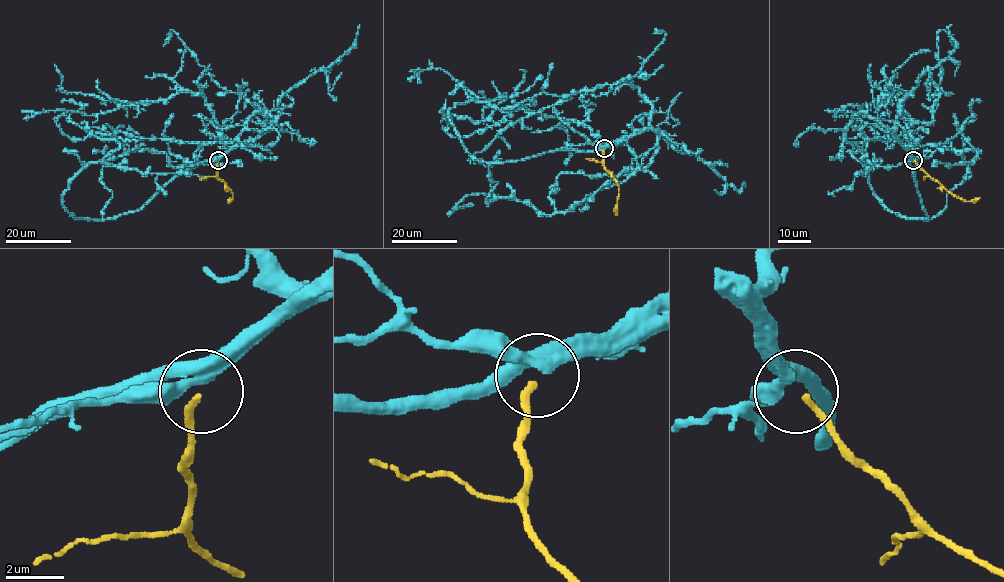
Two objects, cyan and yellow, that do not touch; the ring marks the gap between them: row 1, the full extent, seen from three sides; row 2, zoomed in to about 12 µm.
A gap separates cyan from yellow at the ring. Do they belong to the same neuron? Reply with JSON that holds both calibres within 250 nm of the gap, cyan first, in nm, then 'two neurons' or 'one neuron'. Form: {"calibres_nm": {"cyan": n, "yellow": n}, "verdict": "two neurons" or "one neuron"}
{"calibres_nm": {"cyan": 360, "yellow": 240}, "verdict": "one neuron"}

